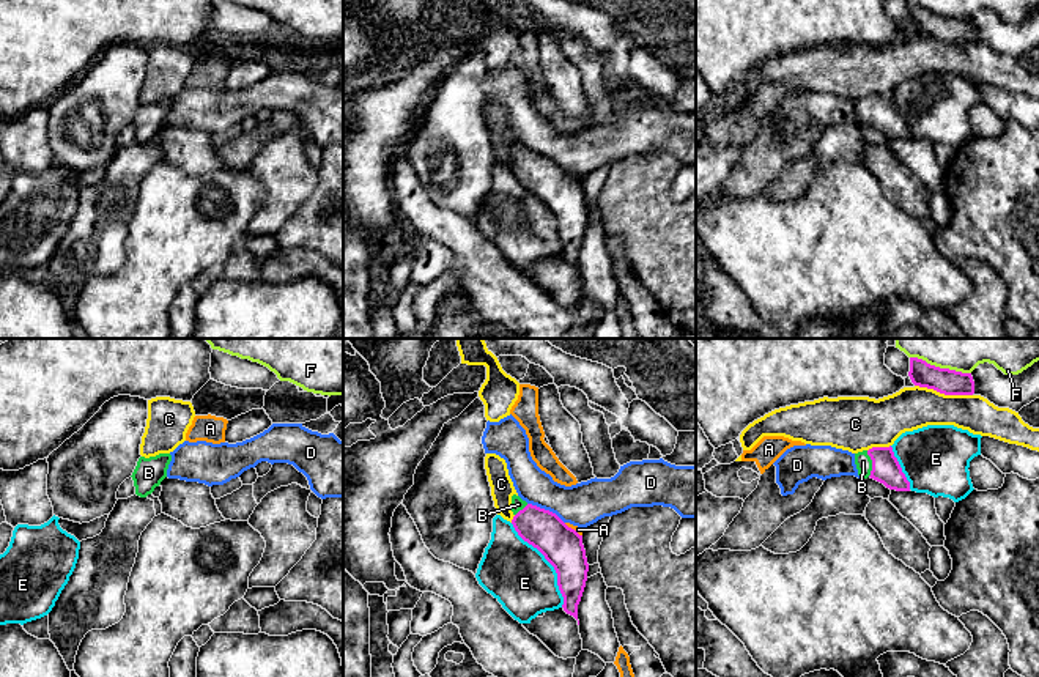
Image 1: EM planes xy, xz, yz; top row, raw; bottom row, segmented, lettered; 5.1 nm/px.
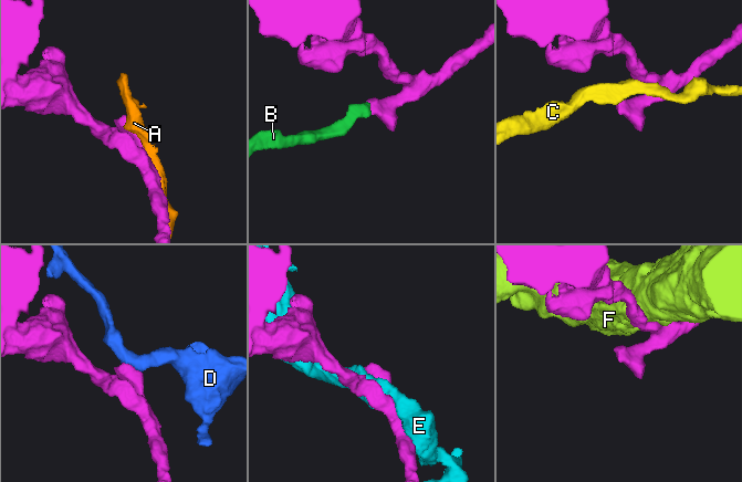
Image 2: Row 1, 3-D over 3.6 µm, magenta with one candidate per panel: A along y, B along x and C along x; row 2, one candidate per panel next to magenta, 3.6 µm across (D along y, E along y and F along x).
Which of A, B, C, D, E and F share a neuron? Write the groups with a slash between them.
A / B / C / D / E / F

